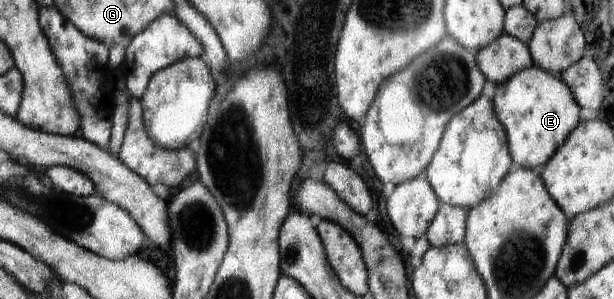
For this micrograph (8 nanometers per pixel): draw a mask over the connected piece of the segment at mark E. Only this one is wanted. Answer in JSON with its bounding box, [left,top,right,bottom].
[492,64,581,174]

